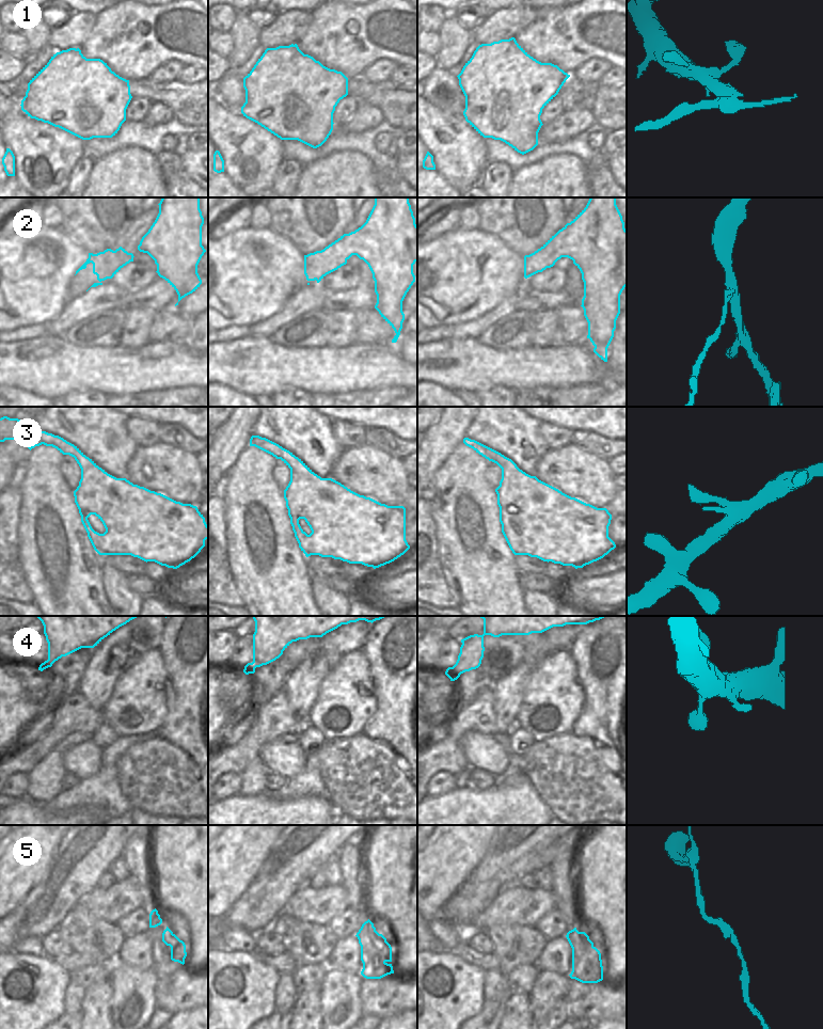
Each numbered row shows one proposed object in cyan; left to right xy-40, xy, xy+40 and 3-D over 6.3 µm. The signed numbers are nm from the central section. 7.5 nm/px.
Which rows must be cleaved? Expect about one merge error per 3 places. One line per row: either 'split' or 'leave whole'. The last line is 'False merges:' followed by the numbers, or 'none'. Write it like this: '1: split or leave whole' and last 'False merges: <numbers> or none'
1: split
2: split
3: leave whole
4: leave whole
5: leave whole
False merges: 1, 2

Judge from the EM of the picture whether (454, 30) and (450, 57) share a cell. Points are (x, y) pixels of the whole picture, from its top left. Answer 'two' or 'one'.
one

